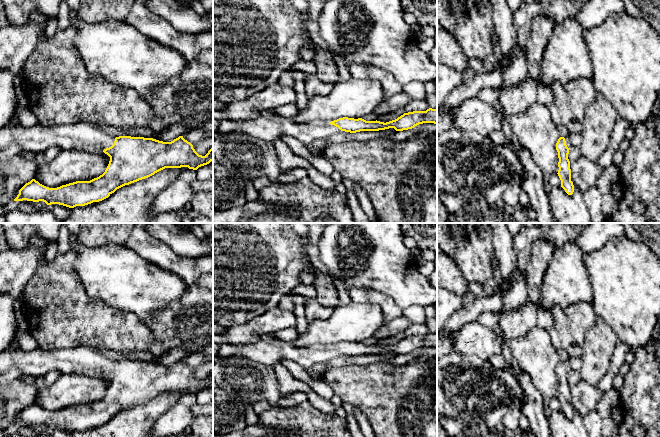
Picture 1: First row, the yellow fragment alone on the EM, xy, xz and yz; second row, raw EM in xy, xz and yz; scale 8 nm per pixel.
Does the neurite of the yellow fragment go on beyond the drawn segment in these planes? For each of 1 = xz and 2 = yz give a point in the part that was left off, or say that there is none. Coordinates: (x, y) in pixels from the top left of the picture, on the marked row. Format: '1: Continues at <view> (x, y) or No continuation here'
1: Continues at xz (261, 128)
2: Continues at yz (567, 140)

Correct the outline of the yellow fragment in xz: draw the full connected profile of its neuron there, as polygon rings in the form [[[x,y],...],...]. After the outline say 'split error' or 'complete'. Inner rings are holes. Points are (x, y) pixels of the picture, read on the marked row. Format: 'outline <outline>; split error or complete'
outline [[[437,109],[404,113],[389,122],[366,121],[362,118],[343,117],[327,122],[312,121],[297,124],[288,118],[275,115],[272,118],[262,116],[252,120],[222,120],[217,134],[245,134],[263,141],[273,142],[283,135],[294,137],[304,145],[317,139],[325,139],[340,131],[356,133],[360,131],[379,131],[394,128],[396,131],[412,129],[423,123],[437,124]]]; split error

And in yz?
outline [[[560,137],[556,143],[556,150],[558,152],[558,176],[561,180],[561,187],[565,190],[568,195],[572,195],[574,192],[574,185],[571,181],[571,169],[570,161],[568,159],[569,149],[571,143],[568,137]]]; split error

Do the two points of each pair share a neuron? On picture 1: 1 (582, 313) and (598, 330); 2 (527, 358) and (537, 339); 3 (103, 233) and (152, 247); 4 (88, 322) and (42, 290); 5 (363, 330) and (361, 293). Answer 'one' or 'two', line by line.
1: two
2: one
3: two
4: one
5: two

